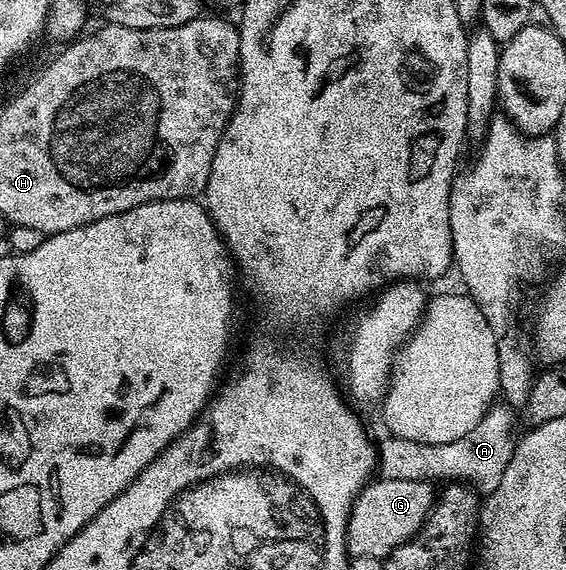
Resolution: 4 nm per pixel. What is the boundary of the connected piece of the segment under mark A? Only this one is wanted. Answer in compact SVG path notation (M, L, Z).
M505 403L492 404L492 407L490 408L490 410L487 411L485 417L483 417L481 421L477 423L477 426L475 429L471 429L469 433L467 433L464 437L458 438L457 441L446 442L445 445L425 445L424 443L421 443L421 442L405 441L403 438L397 438L392 435L386 436L387 439L383 440L382 443L380 441L379 450L377 453L377 467L379 470L380 478L385 479L385 480L393 480L393 481L430 482L432 480L431 475L445 474L445 475L451 475L447 477L456 477L459 479L467 478L470 482L473 482L476 484L483 482L487 478L489 478L488 480L493 481L499 478L501 473L505 471L505 466L508 465L509 461L512 459L512 453L515 451L516 440L515 440L515 436L513 437L513 425L515 423L515 417L513 414L515 414L514 410L508 404L505 404Z

